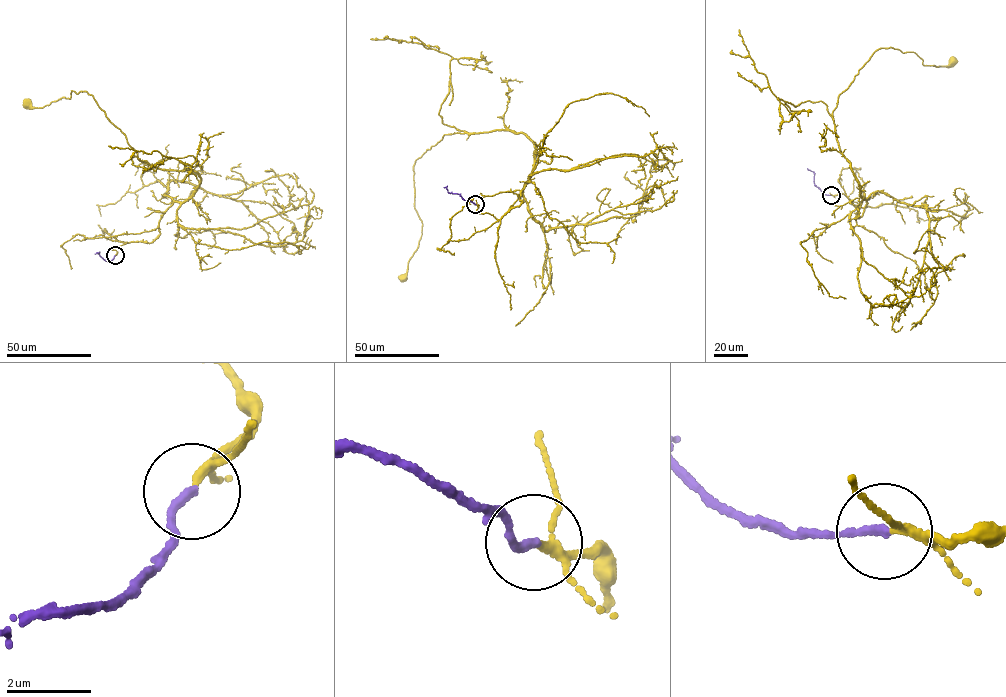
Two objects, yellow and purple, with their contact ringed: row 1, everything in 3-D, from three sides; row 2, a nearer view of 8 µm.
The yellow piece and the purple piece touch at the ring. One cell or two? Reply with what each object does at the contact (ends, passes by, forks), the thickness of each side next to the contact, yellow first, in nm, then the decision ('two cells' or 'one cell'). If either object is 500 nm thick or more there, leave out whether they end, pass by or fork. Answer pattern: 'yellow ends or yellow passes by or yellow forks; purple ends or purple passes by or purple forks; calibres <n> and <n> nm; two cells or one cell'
yellow forks; purple ends; calibres 130 and 200 nm; one cell

